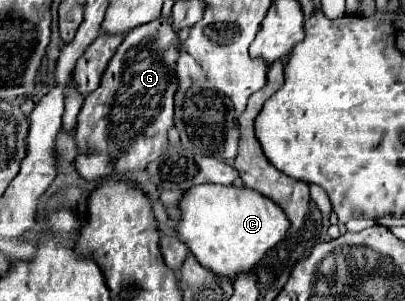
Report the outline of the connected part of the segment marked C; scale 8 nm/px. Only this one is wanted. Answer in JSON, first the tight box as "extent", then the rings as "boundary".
{"extent":[175,185,287,279],"boundary":[[[197,185],[183,193],[179,201],[179,221],[175,225],[177,237],[189,247],[189,251],[195,255],[195,259],[215,275],[223,275],[233,279],[239,273],[251,271],[255,263],[271,249],[283,235],[287,233],[287,215],[279,211],[279,205],[275,205],[271,199],[263,197],[259,191],[247,189],[247,187],[233,187],[233,185]]]}

